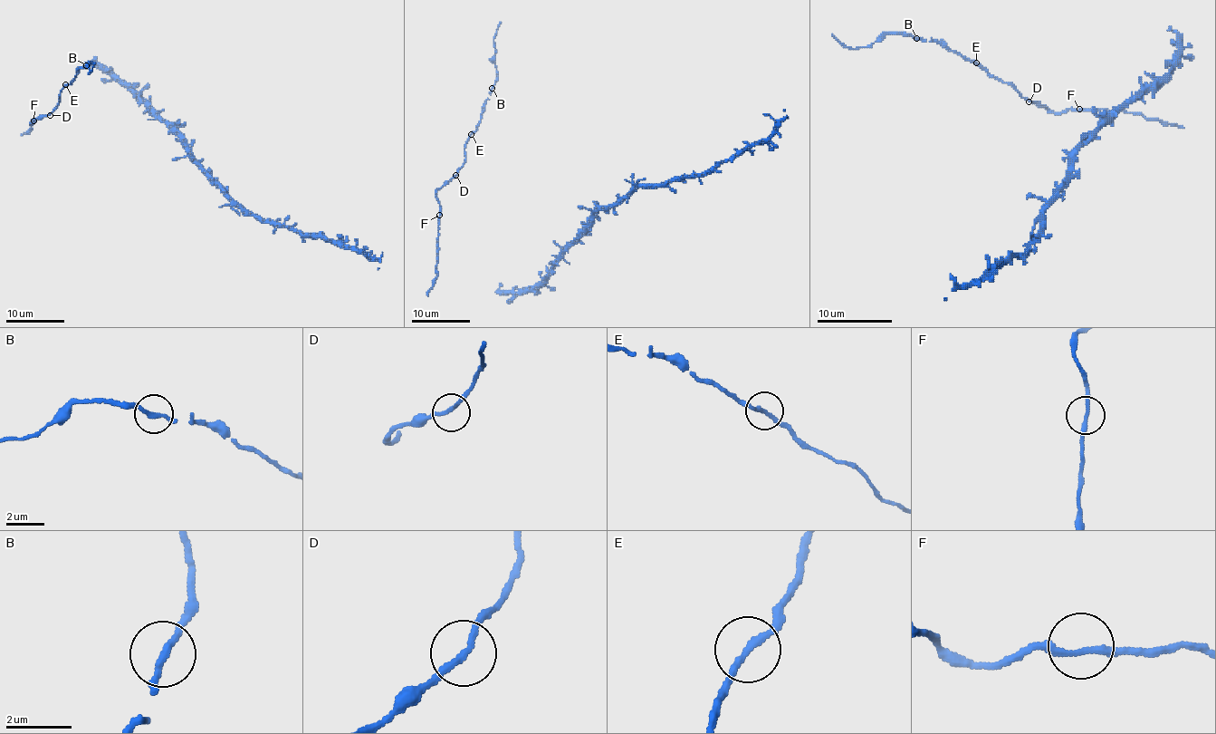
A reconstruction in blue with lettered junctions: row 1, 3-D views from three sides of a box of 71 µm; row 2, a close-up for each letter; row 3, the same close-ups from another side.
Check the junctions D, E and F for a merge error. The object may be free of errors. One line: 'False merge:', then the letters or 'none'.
False merge: none

